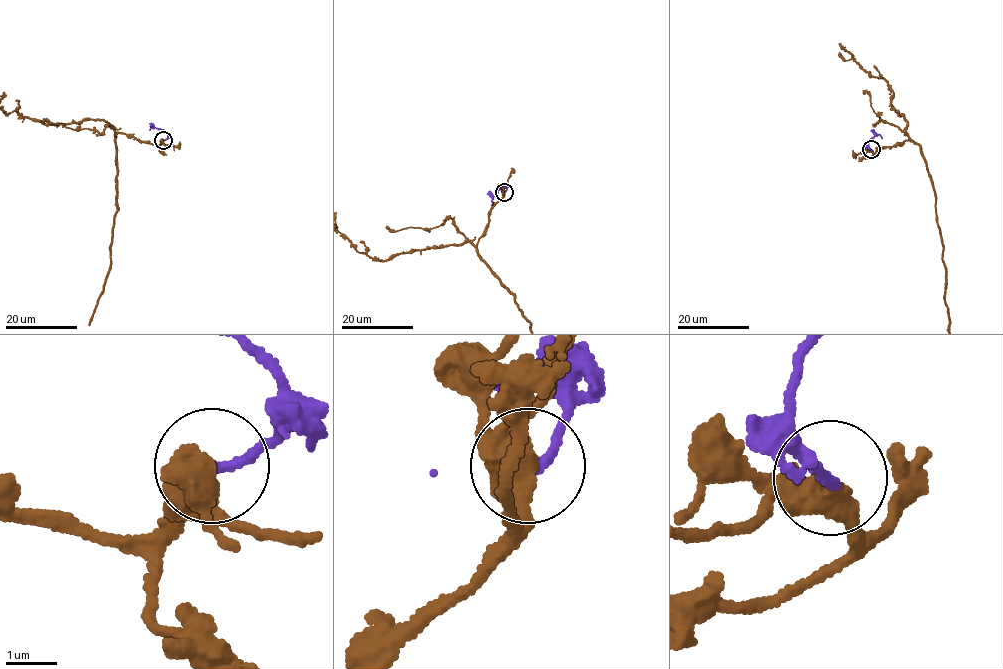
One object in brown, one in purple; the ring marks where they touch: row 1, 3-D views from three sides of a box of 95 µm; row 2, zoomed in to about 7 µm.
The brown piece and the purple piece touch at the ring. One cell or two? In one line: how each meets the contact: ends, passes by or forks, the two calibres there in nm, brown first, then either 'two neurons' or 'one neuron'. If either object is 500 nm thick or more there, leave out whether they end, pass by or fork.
brown passes by; purple ends; calibres 420 and 180 nm; one neuron

